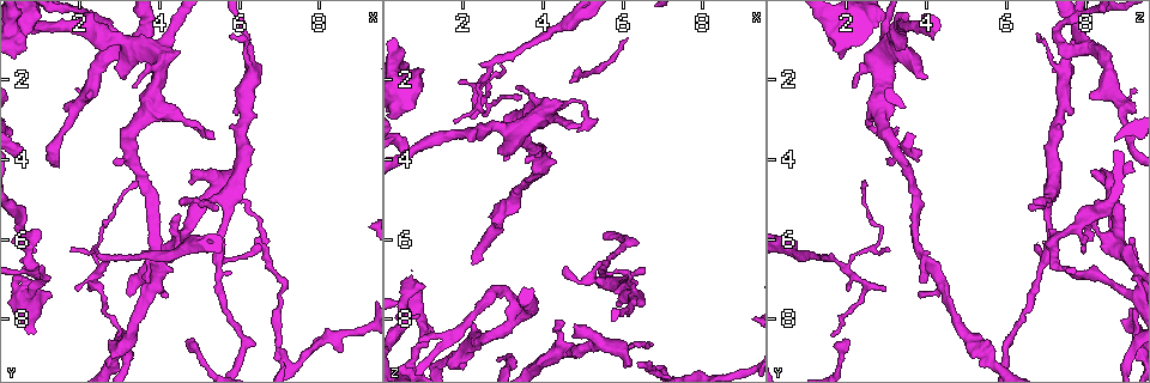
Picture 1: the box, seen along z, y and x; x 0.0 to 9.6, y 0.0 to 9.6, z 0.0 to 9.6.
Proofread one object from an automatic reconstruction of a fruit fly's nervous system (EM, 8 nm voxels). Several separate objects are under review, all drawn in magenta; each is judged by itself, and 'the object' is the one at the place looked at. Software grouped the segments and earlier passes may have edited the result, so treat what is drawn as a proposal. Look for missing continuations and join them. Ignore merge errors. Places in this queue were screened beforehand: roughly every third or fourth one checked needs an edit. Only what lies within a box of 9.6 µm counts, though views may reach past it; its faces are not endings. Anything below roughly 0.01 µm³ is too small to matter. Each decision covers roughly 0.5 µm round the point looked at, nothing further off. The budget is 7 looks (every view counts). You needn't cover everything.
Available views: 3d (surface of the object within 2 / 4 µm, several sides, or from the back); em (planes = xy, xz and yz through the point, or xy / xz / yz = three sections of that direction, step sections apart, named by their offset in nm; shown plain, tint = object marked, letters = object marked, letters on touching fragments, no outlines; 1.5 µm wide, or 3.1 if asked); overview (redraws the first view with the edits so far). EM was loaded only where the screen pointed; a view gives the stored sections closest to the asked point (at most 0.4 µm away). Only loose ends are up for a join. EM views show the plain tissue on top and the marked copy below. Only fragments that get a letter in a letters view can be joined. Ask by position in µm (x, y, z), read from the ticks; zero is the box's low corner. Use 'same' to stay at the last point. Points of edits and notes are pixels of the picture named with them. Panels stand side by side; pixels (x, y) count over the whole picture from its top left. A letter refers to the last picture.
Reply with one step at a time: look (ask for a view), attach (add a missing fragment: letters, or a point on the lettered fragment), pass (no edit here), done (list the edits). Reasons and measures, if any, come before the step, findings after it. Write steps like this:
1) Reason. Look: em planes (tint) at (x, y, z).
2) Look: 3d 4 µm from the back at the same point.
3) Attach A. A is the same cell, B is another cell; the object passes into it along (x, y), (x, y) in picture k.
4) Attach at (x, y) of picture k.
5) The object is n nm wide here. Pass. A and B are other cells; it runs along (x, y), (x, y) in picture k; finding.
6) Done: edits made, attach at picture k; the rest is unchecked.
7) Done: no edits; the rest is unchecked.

Free end. Look: em planes (tint) at (4.65, 8.50, 2.15).

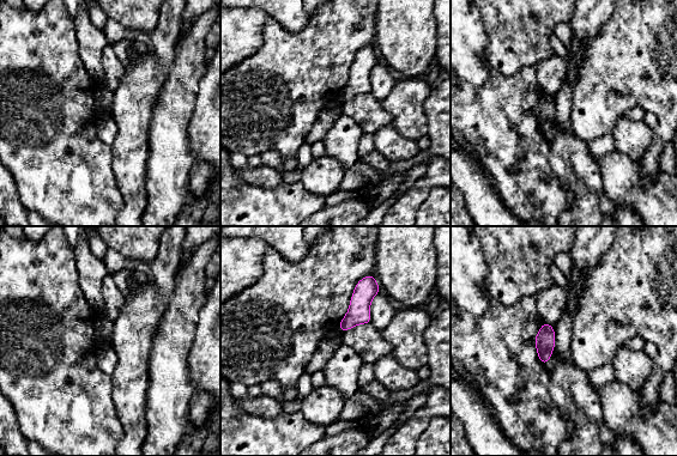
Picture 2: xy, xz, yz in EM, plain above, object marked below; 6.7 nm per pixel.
What lies round it. Look: em planes (letters) at the same point.

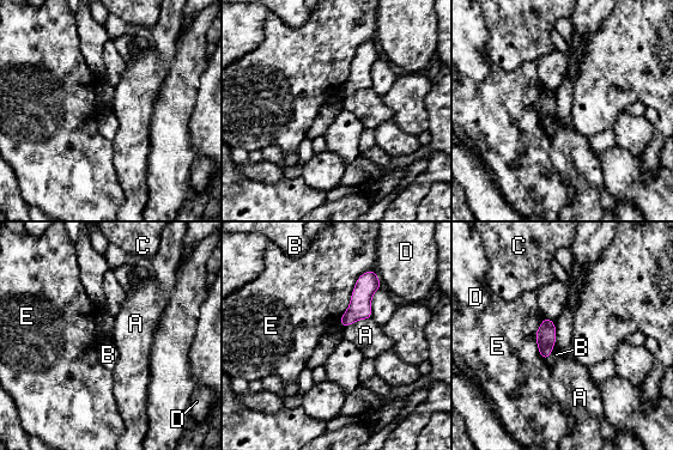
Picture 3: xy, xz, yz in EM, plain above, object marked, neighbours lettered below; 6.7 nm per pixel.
Pass. A, B, C, D and E are other cells; a border runs along (370, 317), (357, 320), (341, 328) in picture 3; none of them fits.

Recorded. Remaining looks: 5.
Free end. Look: em planes (letters) at (5.40, 3.45, 3.00).

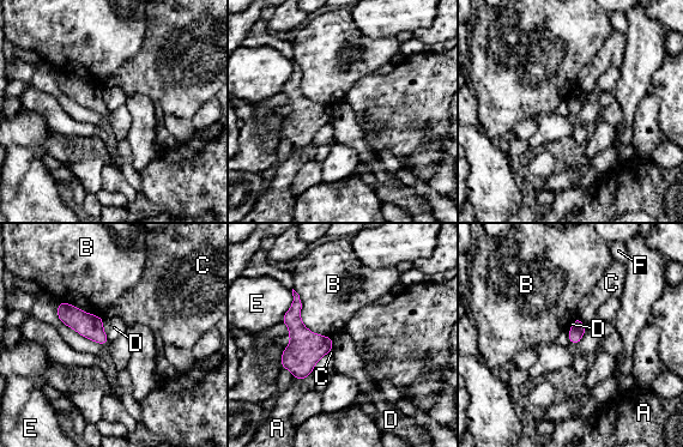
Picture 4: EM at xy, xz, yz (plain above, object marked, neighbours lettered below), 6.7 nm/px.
Pass. A, B, C, D, E and F are other cells; no lettered fragment goes on from it.

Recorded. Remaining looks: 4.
An open end. Look: 3d 4 µm at (4.55, 5.15, 6.65).

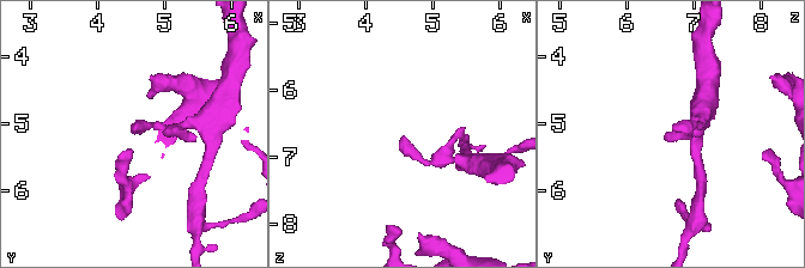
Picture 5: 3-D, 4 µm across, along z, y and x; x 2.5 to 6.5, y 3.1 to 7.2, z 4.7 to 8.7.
Shape alone is not enough. Look: em planes (letters) at (4.50, 5.10, 6.70).

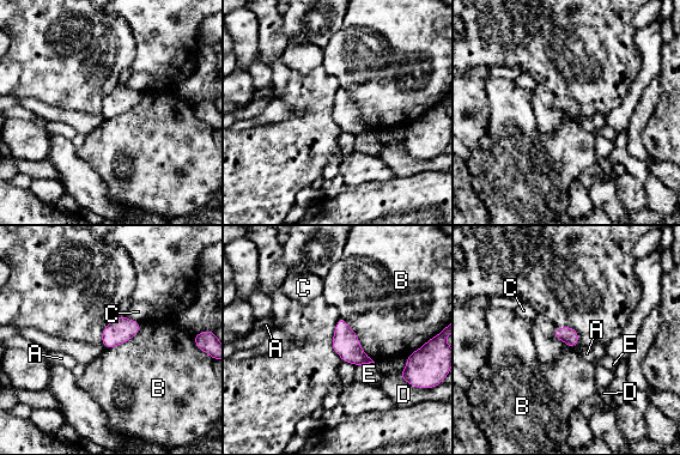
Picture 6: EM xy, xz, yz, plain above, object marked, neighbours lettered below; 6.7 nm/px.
Pass. A, B, C, D and E are other cells; a border runs along (341, 316), (375, 362) in picture 6; none of them fits.

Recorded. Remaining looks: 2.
Done: no edits; the rest is unchecked.

